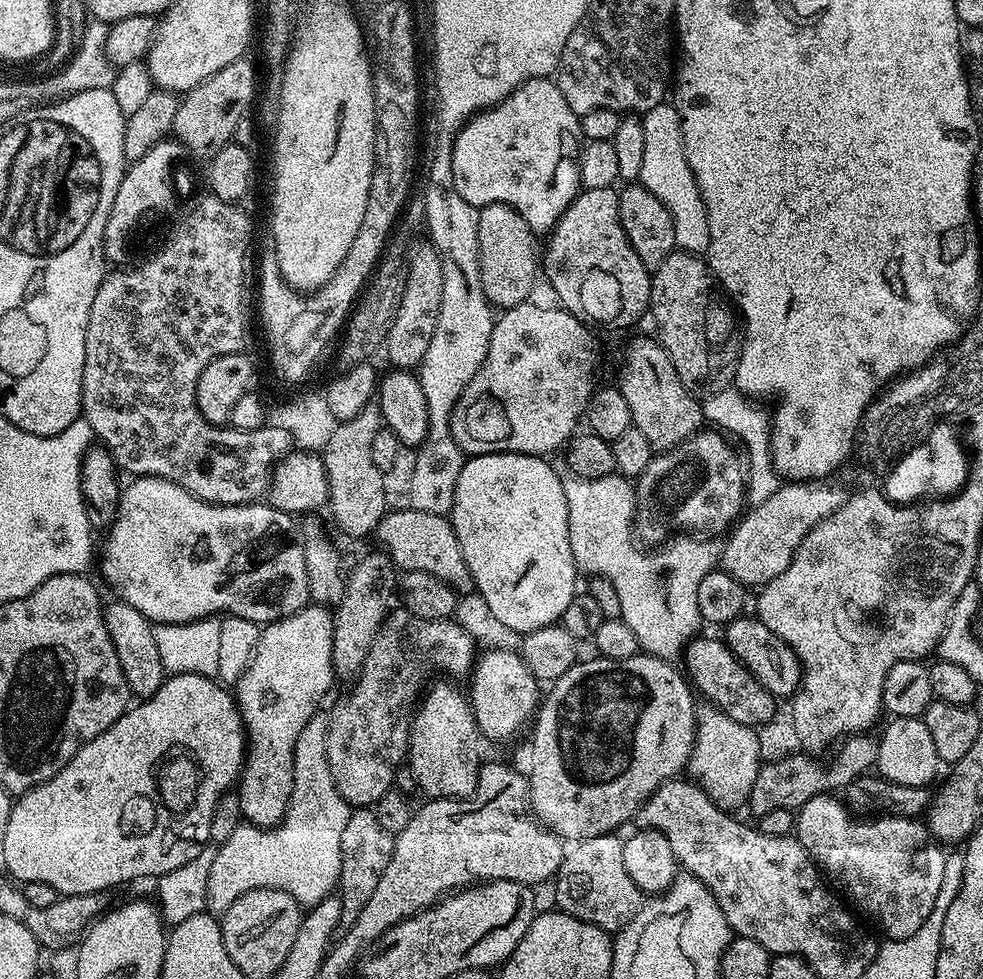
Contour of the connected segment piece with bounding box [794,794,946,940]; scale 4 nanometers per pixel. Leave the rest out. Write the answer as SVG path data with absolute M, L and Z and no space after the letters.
M835 795L815 796L798 809L794 829L797 842L807 850L829 881L837 880L845 884L843 895L857 909L860 907L862 911L876 916L876 924L885 932L883 935L887 939L910 938L918 926L930 918L930 910L934 910L934 902L938 902L938 890L942 890L945 849L929 837L927 827L919 819L892 814L887 817L889 820L852 820L849 805L843 799L835 800L832 796Z

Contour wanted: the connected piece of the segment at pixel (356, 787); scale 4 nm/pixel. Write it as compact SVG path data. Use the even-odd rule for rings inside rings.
M403 610L393 611L374 638L374 646L370 648L364 669L351 685L352 693L330 712L326 758L330 762L330 774L338 794L342 794L342 798L353 809L379 805L385 794L393 791L401 771L400 763L403 765L408 758L412 717L421 699L422 689L433 679L431 676L435 672L445 672L448 678L467 677L473 671L478 659L476 644L471 634L456 622L452 618L423 620Z

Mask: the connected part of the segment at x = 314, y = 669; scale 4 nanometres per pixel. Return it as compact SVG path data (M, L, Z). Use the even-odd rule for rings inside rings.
M309 603L287 620L263 625L248 668L234 684L236 704L244 719L246 755L238 795L241 814L255 828L274 828L284 821L294 790L294 748L306 722L321 711L320 703L334 685L333 613Z

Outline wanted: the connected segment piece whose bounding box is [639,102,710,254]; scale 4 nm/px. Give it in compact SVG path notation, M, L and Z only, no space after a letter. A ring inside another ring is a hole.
M672 102L654 106L654 110L643 113L640 125L645 139L639 183L643 184L646 190L650 190L650 194L654 194L654 198L658 198L658 202L662 202L666 210L670 210L670 218L674 222L676 248L681 252L693 254L707 253L710 222L704 199L698 190L698 182L690 170L690 162L686 162L679 108Z

